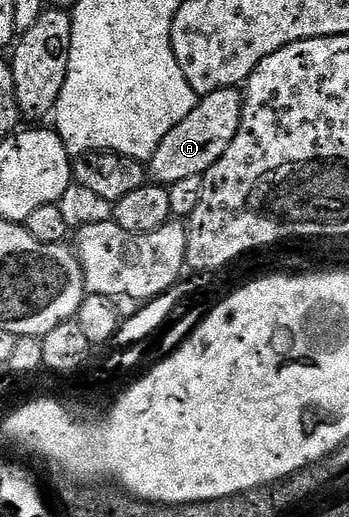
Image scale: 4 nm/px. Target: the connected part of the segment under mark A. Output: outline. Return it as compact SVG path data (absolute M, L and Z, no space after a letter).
M228 90L223 94L205 96L197 103L196 108L162 142L152 154L150 167L151 179L161 186L173 186L183 180L203 177L211 164L230 146L234 134L240 129L242 100L235 91Z

